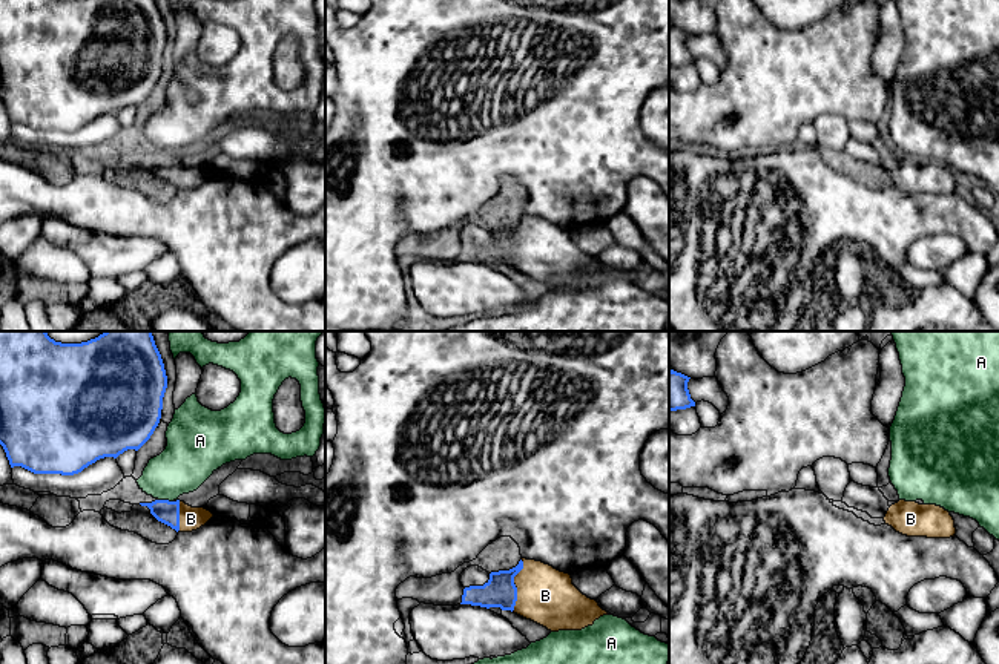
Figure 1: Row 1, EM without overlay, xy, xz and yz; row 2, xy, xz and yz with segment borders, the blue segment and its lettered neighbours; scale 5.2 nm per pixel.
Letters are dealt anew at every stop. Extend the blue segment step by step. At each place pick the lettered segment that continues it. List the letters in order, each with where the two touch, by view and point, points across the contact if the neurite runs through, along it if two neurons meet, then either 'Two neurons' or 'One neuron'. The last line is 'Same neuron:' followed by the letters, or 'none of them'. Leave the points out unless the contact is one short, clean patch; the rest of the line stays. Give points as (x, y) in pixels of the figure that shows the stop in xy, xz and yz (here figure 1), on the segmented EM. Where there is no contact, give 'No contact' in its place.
A: Touches blue at xy (166, 500). Two neurons
B: Touches blue at xz (514, 586). Path across: xz (501, 591), (514, 586), (545, 595). One neuron
Same neuron: B

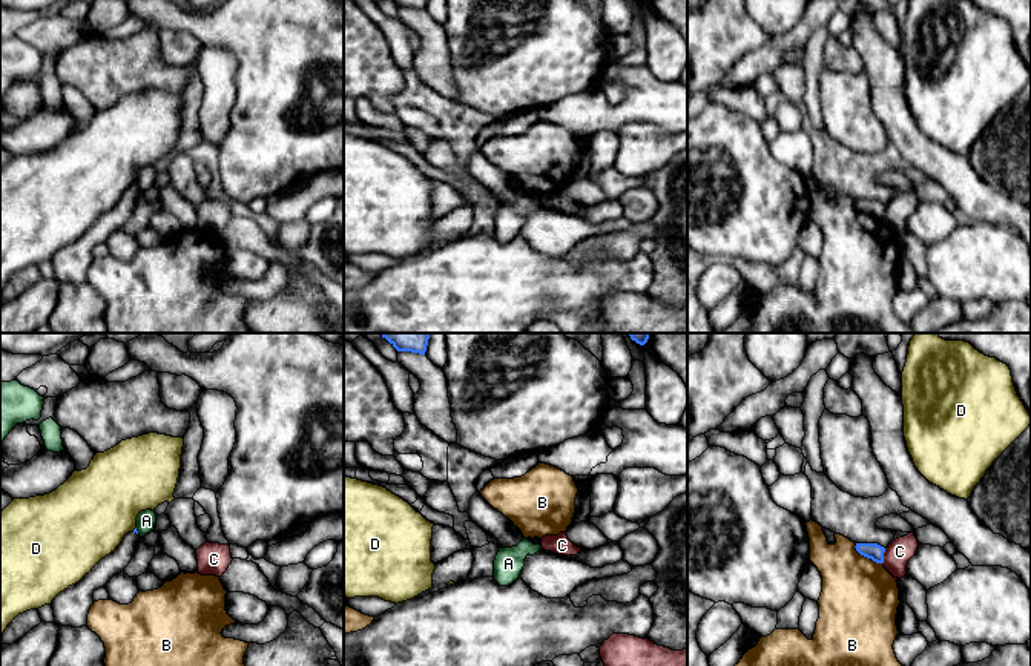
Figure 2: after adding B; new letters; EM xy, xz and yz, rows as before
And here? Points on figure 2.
A: Touches blue at xy (137, 531). Boundary: xy (135, 528), (138, 533). Two neurons
B: Touches blue at yz (867, 557). Two neurons
C: Touches blue at yz (882, 556). Boundary: yz (886, 548), (882, 562). Two neurons
D: No contact. Two neurons
Same neuron: none of them

